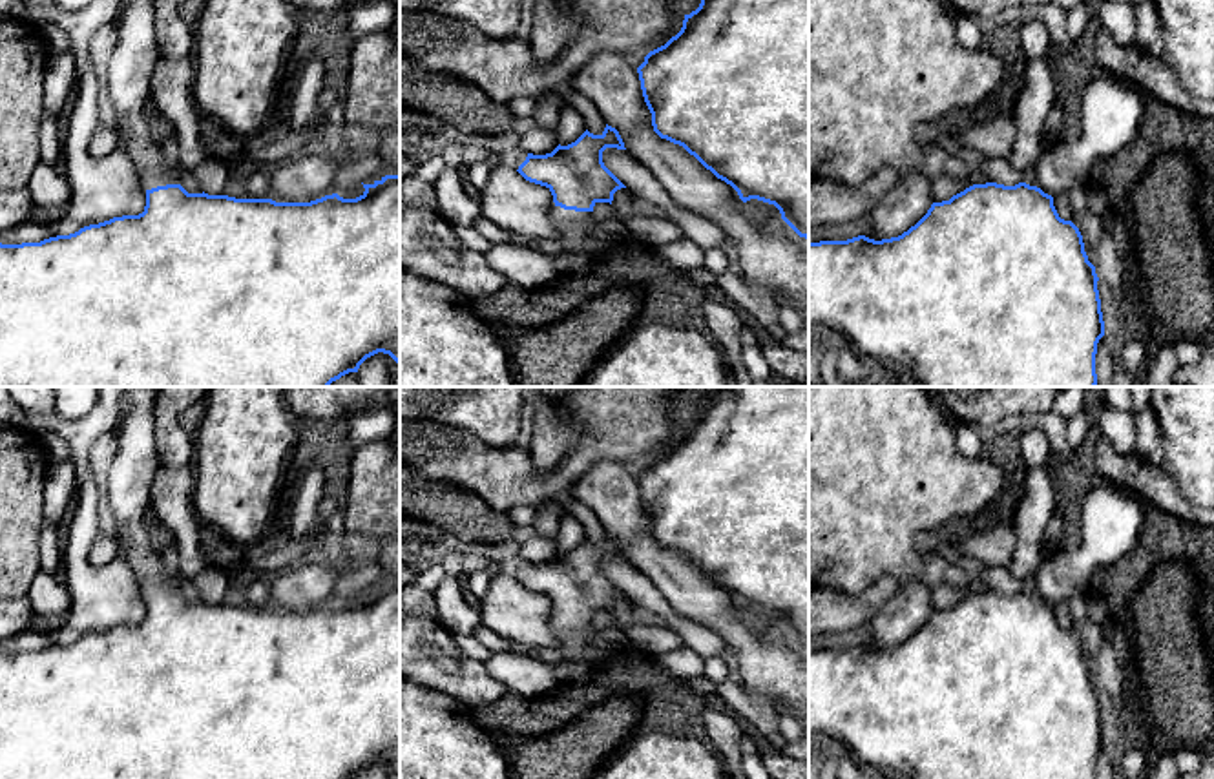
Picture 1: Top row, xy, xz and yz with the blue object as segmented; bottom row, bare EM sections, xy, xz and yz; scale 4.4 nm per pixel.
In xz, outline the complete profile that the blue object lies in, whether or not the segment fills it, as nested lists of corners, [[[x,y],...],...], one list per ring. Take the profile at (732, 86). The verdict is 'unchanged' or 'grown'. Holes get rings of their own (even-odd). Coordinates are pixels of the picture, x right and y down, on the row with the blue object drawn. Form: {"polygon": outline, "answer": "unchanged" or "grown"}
{"polygon": [[[701,0],[696,11],[685,15],[681,31],[650,51],[637,73],[654,131],[661,139],[683,146],[717,179],[730,184],[743,203],[758,199],[774,204],[781,219],[800,237],[809,239],[809,0]]], "answer": "unchanged"}

